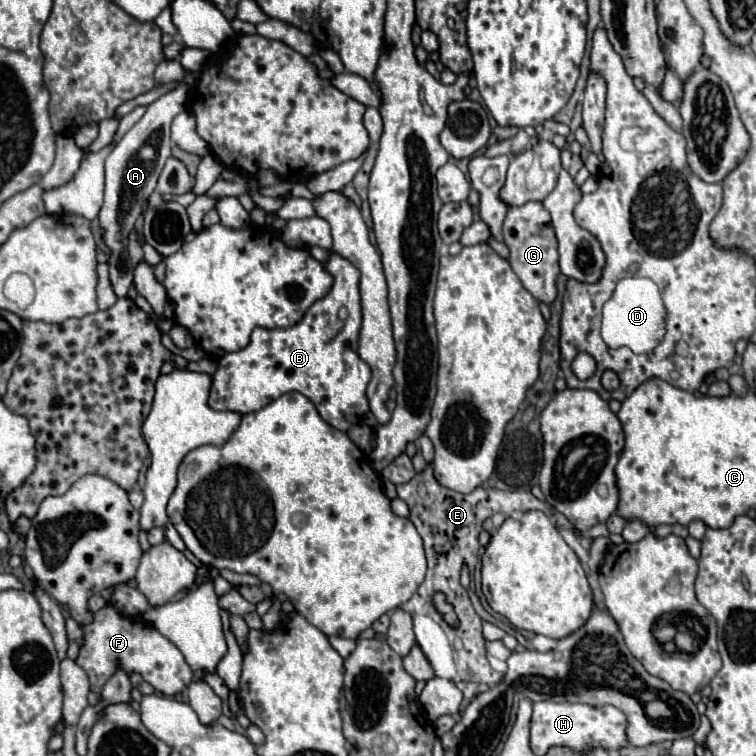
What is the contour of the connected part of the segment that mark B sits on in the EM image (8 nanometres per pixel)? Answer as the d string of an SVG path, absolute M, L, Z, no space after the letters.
M335 253L325 267L335 279L333 289L315 301L297 325L287 329L257 327L245 349L225 353L219 359L217 371L211 375L207 401L211 409L245 415L263 409L283 393L297 391L315 405L325 423L339 431L347 431L365 417L369 411L365 387L371 381L371 369L357 355L361 327L359 269Z

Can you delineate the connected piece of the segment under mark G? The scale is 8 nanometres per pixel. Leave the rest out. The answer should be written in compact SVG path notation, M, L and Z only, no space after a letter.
M525 203L519 207L509 207L503 221L503 239L509 247L509 263L523 287L539 301L551 303L557 295L555 279L559 275L559 253L557 253L557 235L551 225L551 215L543 203Z

